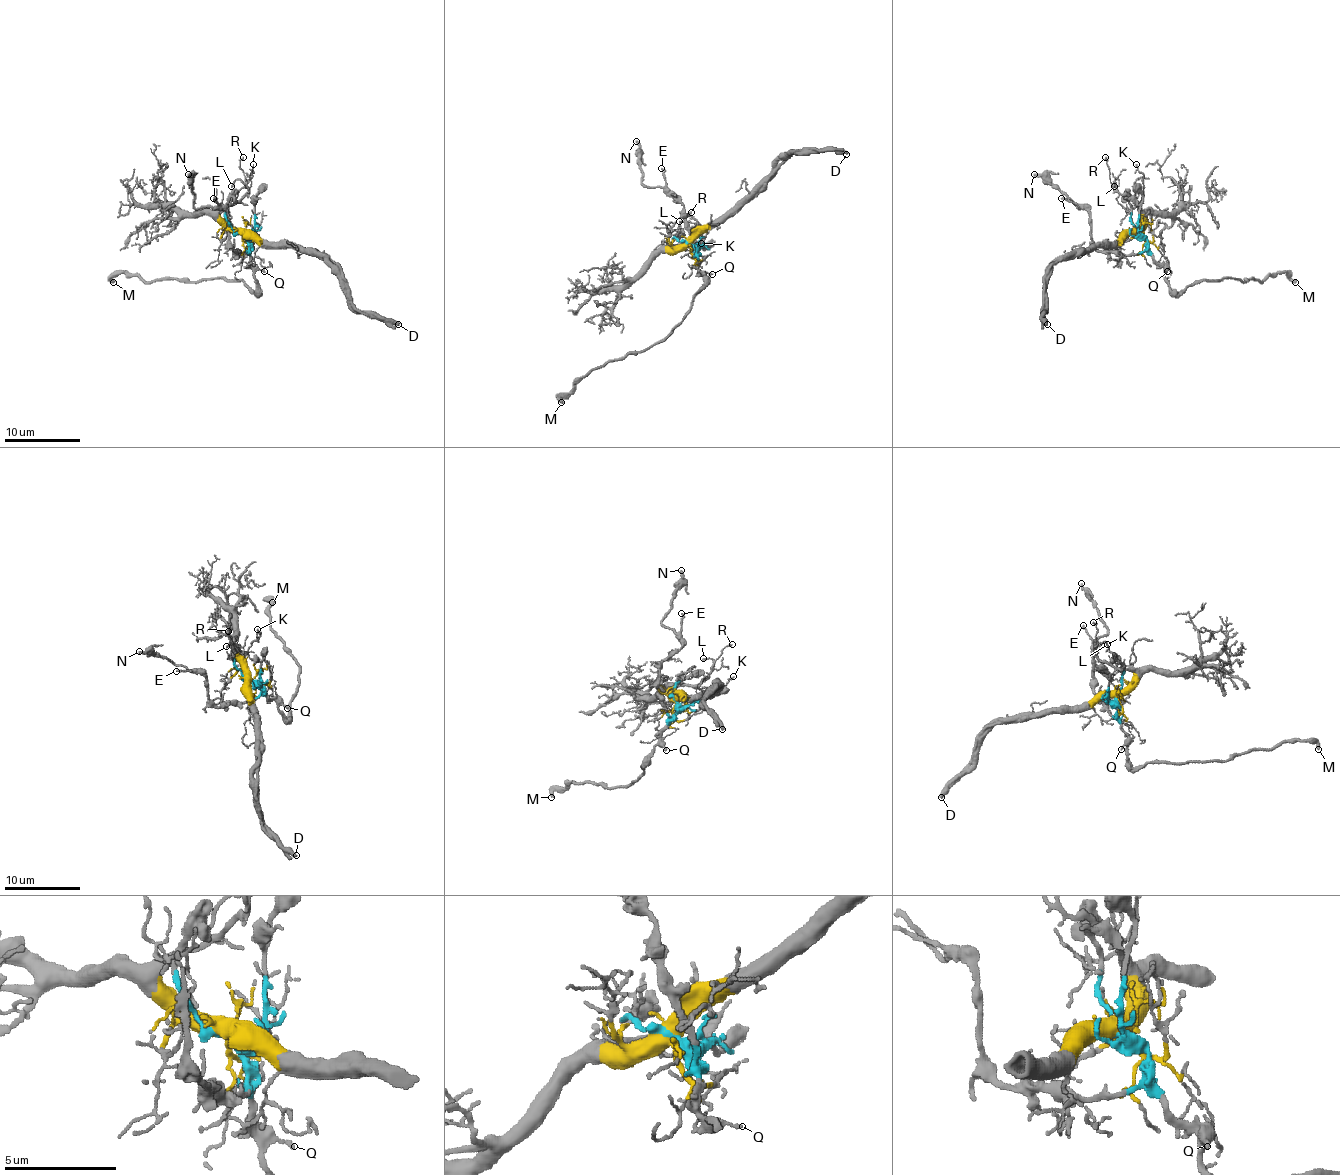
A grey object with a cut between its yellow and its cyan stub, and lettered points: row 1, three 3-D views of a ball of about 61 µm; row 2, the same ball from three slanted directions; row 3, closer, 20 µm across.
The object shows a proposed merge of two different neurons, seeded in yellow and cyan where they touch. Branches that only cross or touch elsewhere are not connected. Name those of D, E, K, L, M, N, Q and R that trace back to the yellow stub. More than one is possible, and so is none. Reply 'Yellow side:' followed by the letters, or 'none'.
Yellow side: D, K, L, R

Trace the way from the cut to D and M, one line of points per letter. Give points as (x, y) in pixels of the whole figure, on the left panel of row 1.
D: (240, 234), (312, 249), (331, 266), (346, 300), (355, 309), (372, 311), (384, 320), (399, 324)
M: (240, 234), (248, 241), (253, 294), (242, 281), (219, 279), (144, 281), (136, 275), (117, 273), (114, 283)

